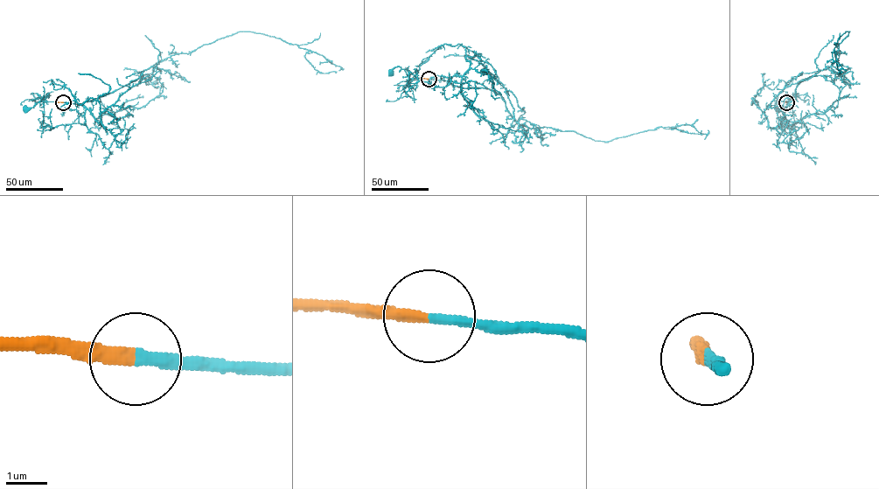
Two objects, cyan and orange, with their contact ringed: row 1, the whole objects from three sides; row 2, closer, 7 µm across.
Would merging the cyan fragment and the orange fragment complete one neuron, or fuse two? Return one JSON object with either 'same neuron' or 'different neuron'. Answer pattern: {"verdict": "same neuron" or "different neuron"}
{"verdict": "same neuron"}

